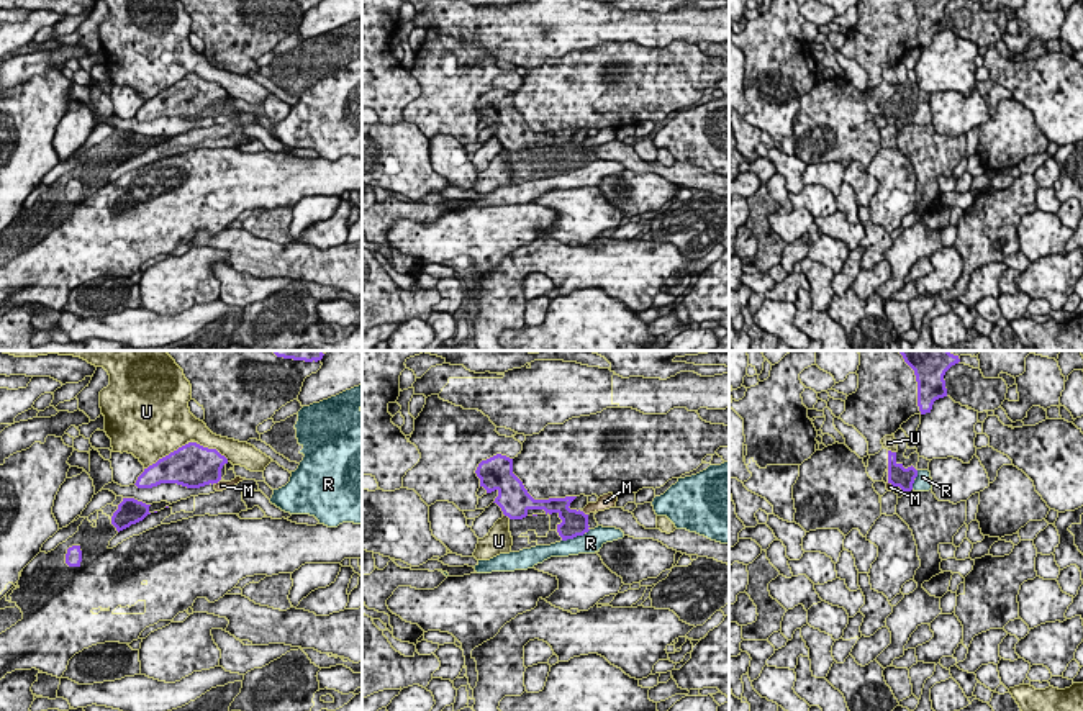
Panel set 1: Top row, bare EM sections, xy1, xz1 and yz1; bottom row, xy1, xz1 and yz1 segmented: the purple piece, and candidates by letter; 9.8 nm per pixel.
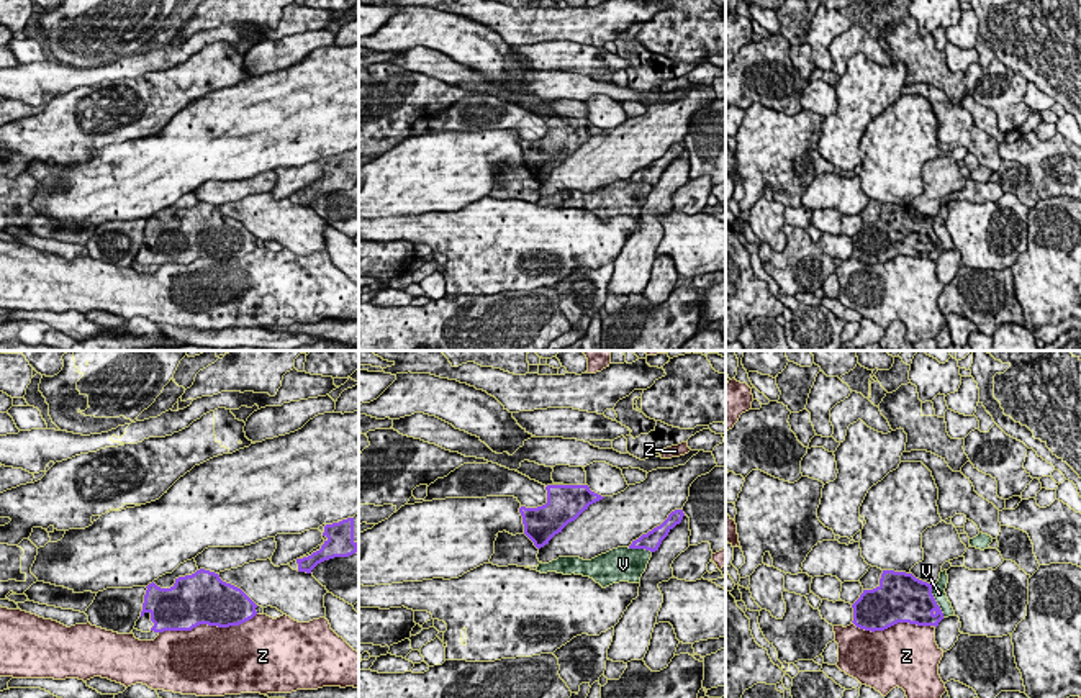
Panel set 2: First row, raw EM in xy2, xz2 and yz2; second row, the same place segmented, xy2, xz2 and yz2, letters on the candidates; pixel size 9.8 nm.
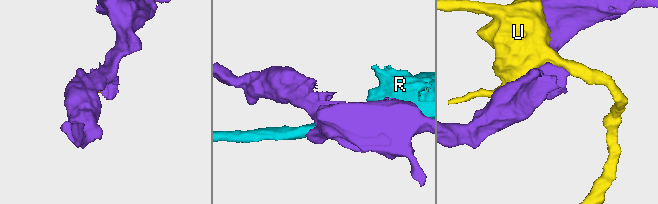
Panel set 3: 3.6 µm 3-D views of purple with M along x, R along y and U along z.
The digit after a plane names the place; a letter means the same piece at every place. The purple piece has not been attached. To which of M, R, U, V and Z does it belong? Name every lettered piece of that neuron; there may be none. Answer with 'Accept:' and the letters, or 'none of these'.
Accept: none of these

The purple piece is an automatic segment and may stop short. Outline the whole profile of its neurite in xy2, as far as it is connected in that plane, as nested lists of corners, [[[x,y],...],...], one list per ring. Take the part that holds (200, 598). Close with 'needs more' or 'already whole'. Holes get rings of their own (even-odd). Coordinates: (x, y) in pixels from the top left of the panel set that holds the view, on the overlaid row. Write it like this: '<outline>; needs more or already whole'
[[[205,569],[175,578],[170,588],[154,582],[146,588],[141,618],[134,626],[142,632],[192,631],[200,624],[229,628],[257,614],[257,605],[241,588]]]; needs more

